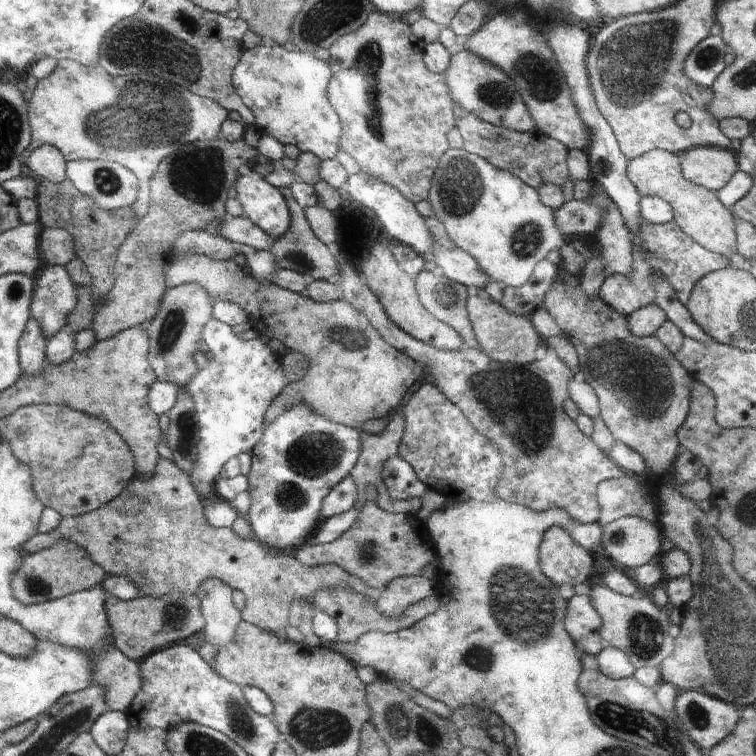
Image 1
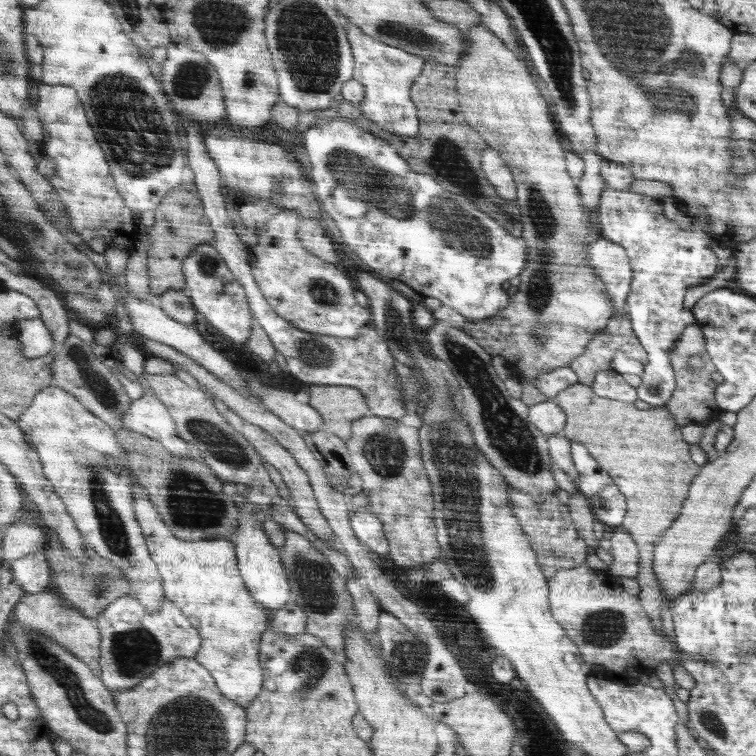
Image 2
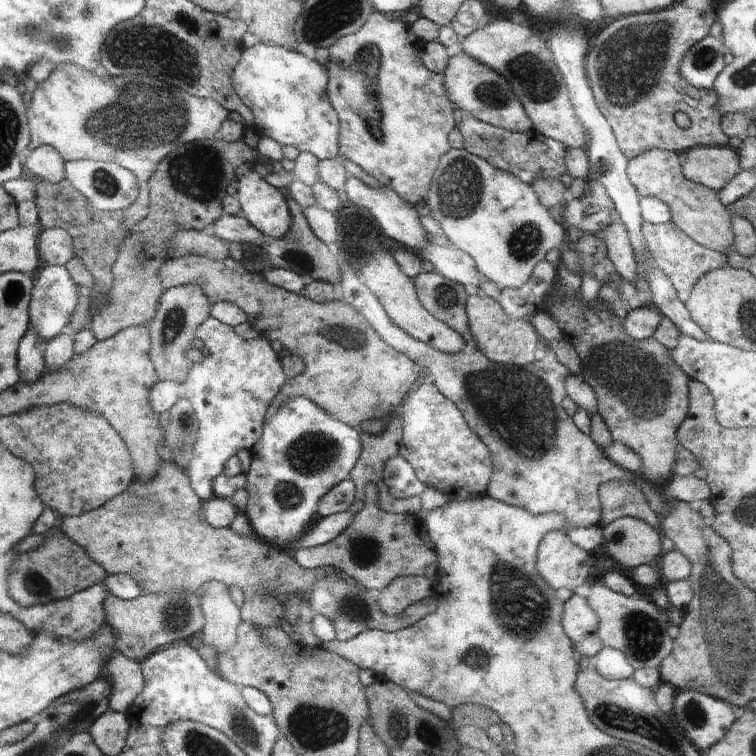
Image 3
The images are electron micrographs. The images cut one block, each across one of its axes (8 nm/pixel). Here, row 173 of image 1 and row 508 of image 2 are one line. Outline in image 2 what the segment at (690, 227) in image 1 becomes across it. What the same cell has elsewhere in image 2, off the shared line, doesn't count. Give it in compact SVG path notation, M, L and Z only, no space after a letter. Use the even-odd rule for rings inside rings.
M579 382L564 389L554 397L553 401L559 404L567 415L567 424L561 431L563 436L569 441L584 445L600 468L610 475L608 479L618 486L618 490L626 498L627 513L621 526L628 530L639 549L640 573L636 580L640 585L640 593L637 598L641 600L654 629L658 633L665 633L662 618L660 618L660 605L664 603L665 598L654 576L655 572L652 572L652 552L655 552L654 544L659 543L660 534L664 534L664 530L668 530L679 518L680 508L683 508L684 502L687 502L691 484L696 475L699 475L698 466L690 460L688 444L684 442L680 434L681 430L676 426L677 422L674 422L674 416L668 412L666 405L640 410L634 403L598 396L590 385Z

